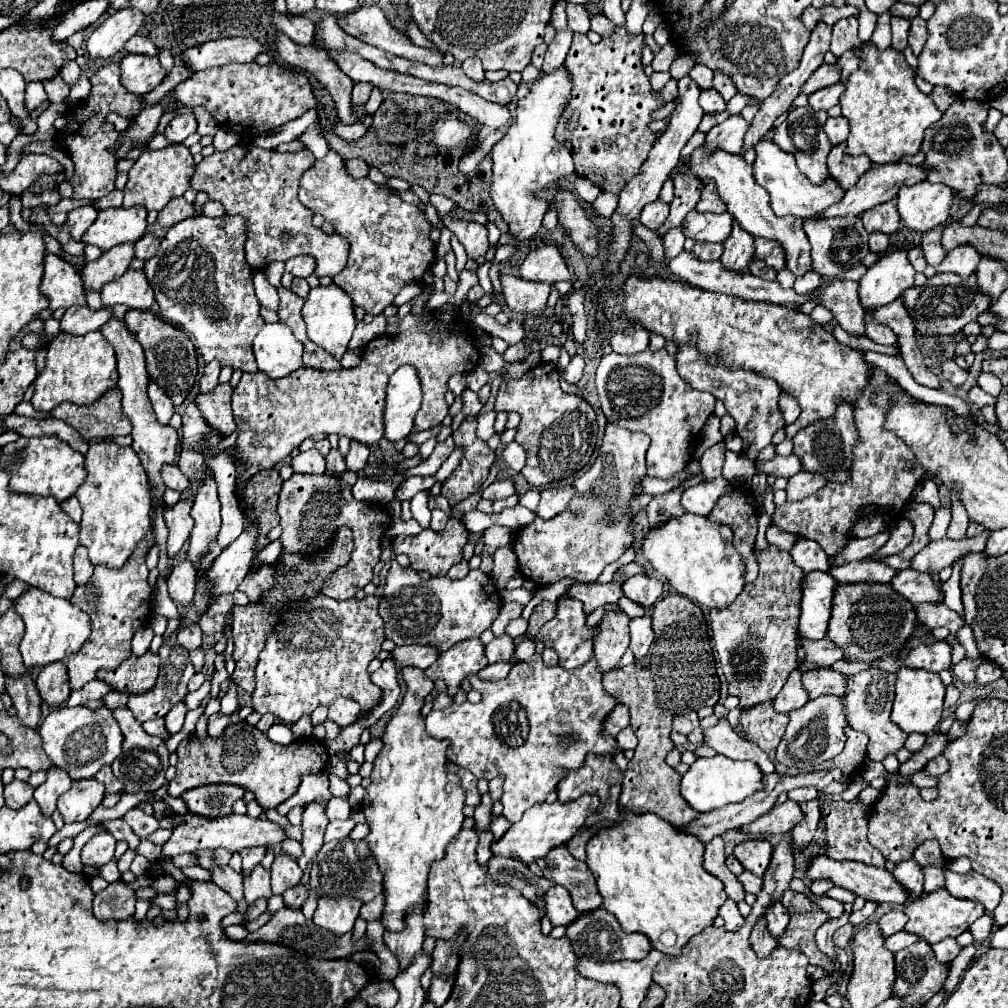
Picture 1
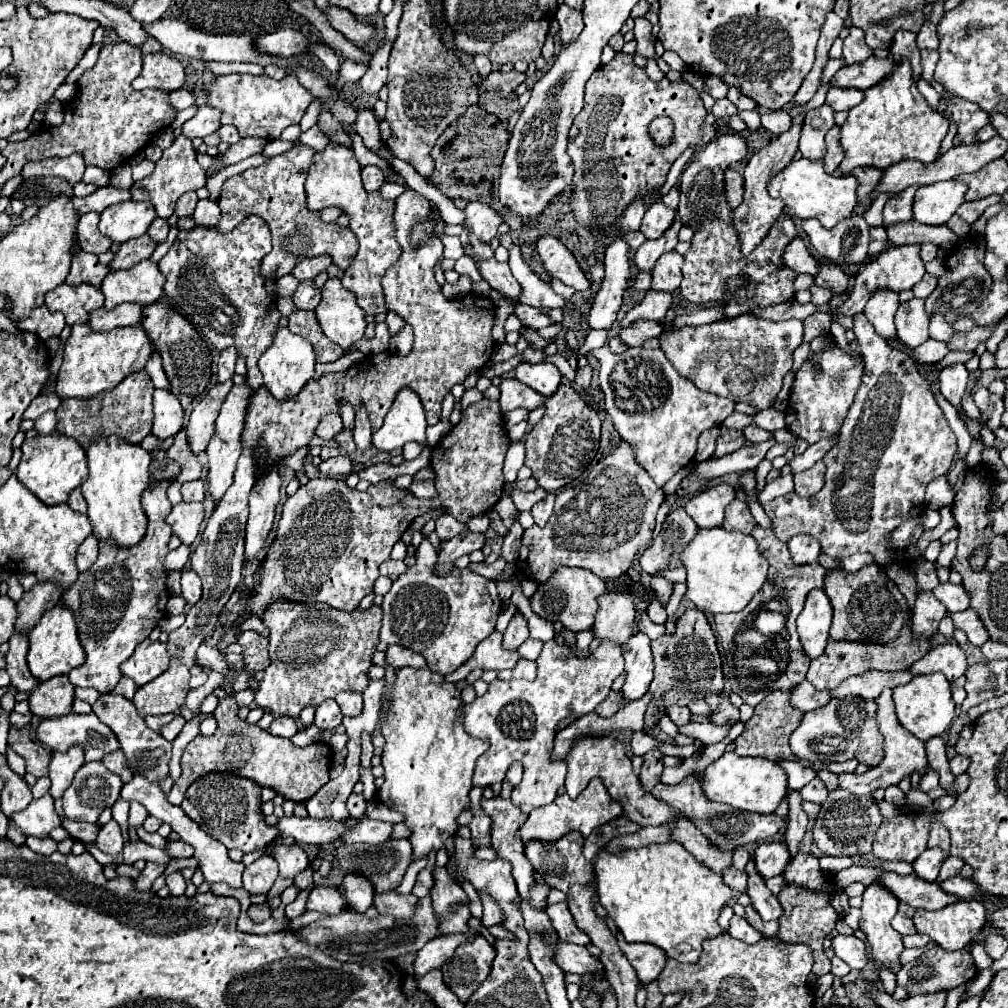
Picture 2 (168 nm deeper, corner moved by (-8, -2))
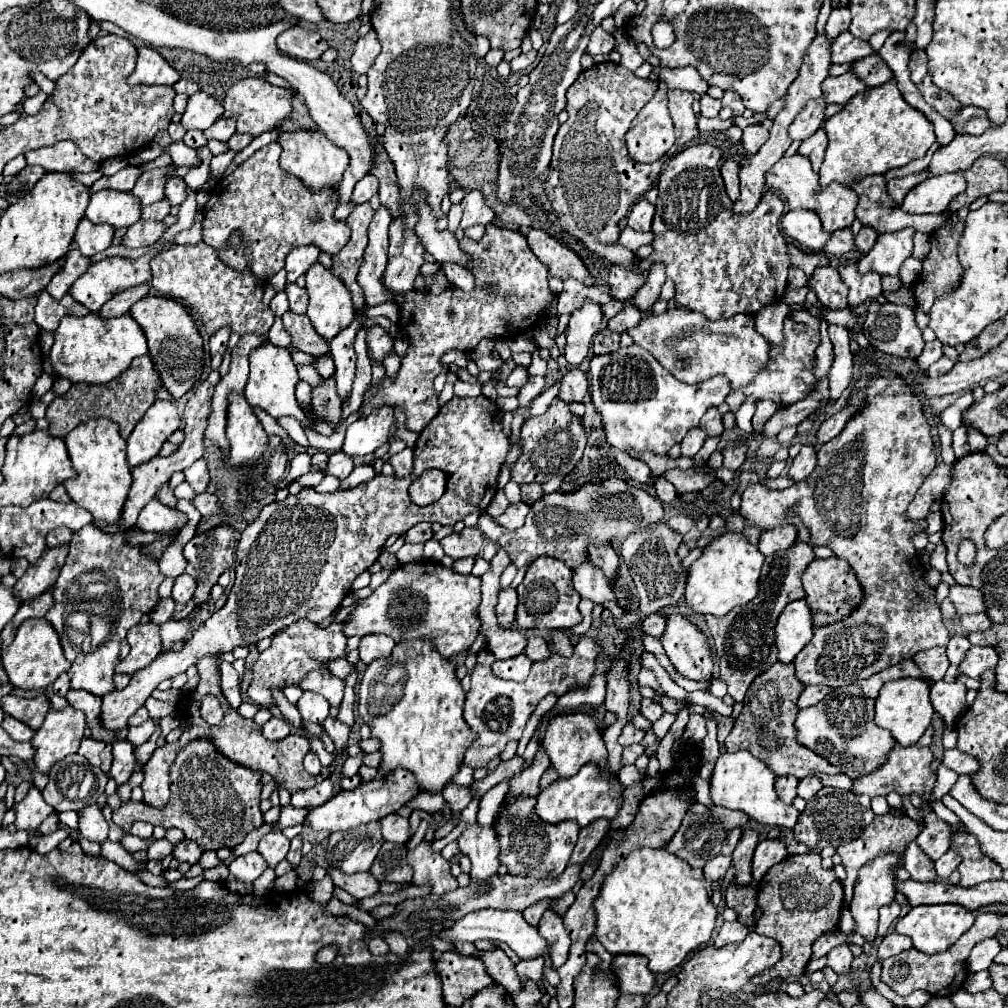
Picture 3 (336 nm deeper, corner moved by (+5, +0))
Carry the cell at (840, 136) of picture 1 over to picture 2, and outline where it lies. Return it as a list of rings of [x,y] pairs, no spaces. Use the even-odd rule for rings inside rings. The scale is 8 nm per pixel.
[[[834,126],[826,134],[826,156],[824,156],[824,170],[828,174],[834,174],[838,164],[842,162],[842,146],[840,146],[840,128]]]

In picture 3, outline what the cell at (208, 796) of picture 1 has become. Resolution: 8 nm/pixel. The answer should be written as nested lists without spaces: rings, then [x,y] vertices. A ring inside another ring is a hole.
[[[199,738],[197,742],[185,746],[171,766],[171,800],[165,808],[153,808],[149,804],[131,800],[127,804],[121,804],[121,808],[113,812],[113,822],[119,824],[125,832],[129,832],[131,824],[136,821],[165,828],[175,826],[185,832],[185,838],[197,842],[203,850],[219,850],[223,846],[235,848],[251,830],[263,824],[263,814],[259,810],[259,778],[261,772],[253,772],[227,760],[215,750],[209,740]],[[163,810],[171,812],[171,822],[163,820]]]

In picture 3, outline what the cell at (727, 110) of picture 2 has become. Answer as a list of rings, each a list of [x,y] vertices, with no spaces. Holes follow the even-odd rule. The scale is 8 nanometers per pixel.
[[[707,94],[701,96],[701,116],[705,118],[715,118],[721,110],[721,100],[713,100]]]

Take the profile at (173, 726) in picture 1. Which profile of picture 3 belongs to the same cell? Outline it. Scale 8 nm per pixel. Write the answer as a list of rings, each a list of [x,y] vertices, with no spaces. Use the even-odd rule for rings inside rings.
[[[149,718],[145,724],[135,726],[135,728],[129,728],[127,738],[129,738],[129,742],[131,742],[133,746],[139,746],[139,744],[143,744],[143,742],[149,740],[149,736],[155,732],[155,728],[157,728],[157,720]]]

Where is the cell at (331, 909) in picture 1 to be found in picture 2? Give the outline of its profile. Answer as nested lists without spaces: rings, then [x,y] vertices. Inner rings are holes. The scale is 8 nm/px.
[[[348,872],[340,884],[340,894],[346,898],[350,912],[366,912],[372,906],[374,886],[360,872]]]

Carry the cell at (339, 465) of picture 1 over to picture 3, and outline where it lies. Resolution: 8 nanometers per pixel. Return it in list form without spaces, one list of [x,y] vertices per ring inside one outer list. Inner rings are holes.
[[[327,378],[325,384],[313,388],[313,410],[317,410],[317,418],[325,418],[325,422],[329,422],[333,430],[341,422],[341,398],[335,392],[333,378]]]

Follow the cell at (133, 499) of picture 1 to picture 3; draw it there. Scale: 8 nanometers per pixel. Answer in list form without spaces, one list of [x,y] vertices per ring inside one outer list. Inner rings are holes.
[[[95,418],[85,424],[79,424],[65,436],[69,458],[77,470],[75,478],[65,482],[65,488],[71,500],[85,508],[93,520],[113,524],[121,520],[121,510],[133,484],[133,476],[127,464],[127,442],[119,436],[119,426],[107,418]]]

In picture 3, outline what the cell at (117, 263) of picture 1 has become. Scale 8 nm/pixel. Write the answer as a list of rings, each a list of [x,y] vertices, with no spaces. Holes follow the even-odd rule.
[[[139,220],[133,226],[129,226],[129,230],[125,232],[121,246],[125,248],[141,248],[141,246],[151,246],[155,244],[161,234],[167,228],[163,226],[163,222],[153,222],[153,220]]]

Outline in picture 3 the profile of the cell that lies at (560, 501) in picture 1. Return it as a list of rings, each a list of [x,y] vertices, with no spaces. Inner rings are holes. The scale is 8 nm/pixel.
[[[515,502],[515,504],[511,504],[511,506],[505,510],[503,516],[499,516],[499,518],[495,518],[495,520],[497,520],[501,526],[505,526],[505,528],[515,530],[515,528],[521,528],[521,526],[525,524],[527,514],[529,514],[529,504],[527,504],[527,502]]]

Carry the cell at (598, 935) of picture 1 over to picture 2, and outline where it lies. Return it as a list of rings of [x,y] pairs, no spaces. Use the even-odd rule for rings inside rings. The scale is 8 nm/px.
[[[618,934],[618,946],[636,970],[640,986],[658,980],[666,964],[666,954],[660,948],[654,948],[650,944],[626,944],[626,940],[622,940],[622,934]]]

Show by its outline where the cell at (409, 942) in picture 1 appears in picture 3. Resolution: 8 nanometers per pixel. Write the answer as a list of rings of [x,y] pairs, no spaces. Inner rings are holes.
[[[329,868],[329,874],[333,878],[333,884],[347,890],[355,900],[379,894],[379,882],[369,872],[359,872],[359,874],[353,874],[353,876],[345,876],[343,872],[339,872],[335,868]]]

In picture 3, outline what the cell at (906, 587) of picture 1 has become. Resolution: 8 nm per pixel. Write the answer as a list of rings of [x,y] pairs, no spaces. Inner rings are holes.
[[[951,586],[949,588],[949,600],[955,604],[957,614],[977,614],[977,612],[985,612],[985,604],[981,598],[981,592],[971,588],[971,586]]]

